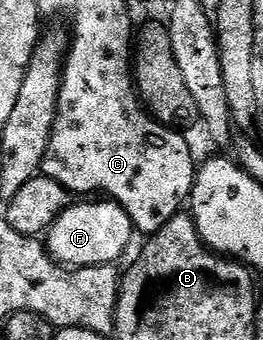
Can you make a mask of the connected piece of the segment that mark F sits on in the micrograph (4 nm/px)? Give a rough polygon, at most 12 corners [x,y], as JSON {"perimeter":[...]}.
{"perimeter":[[75,202],[46,233],[58,263],[119,262],[131,216],[118,202]]}

